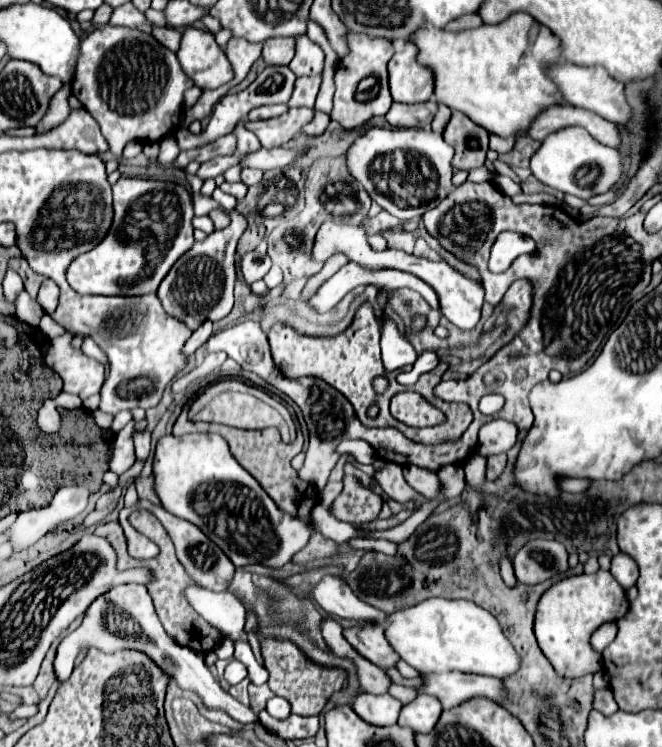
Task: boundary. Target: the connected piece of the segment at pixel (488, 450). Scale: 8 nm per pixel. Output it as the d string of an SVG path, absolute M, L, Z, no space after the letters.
M489 420L479 430L477 452L489 456L493 452L507 452L517 442L517 426L507 420Z

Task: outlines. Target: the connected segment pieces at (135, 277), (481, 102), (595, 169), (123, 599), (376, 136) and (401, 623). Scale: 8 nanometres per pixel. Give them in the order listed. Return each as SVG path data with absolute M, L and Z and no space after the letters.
M119 178L113 184L115 218L109 234L91 252L73 260L67 282L77 294L103 296L141 296L155 292L171 266L193 246L193 206L185 184Z
M513 12L501 24L481 24L479 28L451 32L443 28L419 28L409 38L417 46L417 62L433 72L435 80L435 100L467 114L475 124L481 124L485 130L499 136L521 134L529 128L531 120L549 108L551 104L561 104L563 98L557 92L555 84L545 76L545 66L559 62L559 40L549 32L549 28L535 22L525 12Z
M581 126L561 128L545 136L539 150L531 156L529 168L539 182L559 192L567 192L589 200L595 194L611 190L611 186L621 178L621 154L615 148L603 146L597 140L593 140L589 132L585 132Z
M119 584L113 590L109 590L107 594L99 596L89 606L81 626L75 632L71 632L67 638L63 638L61 644L57 646L55 660L53 660L53 672L55 672L59 682L63 682L71 676L79 648L89 648L89 646L101 648L103 652L115 652L117 648L141 650L149 658L153 658L155 664L159 668L163 668L171 678L175 678L181 688L195 690L203 698L207 708L223 710L241 724L261 724L249 706L239 704L235 698L231 698L219 686L219 682L211 676L209 668L205 666L205 656L201 652L195 652L193 648L187 648L187 646L179 646L163 630L163 626L155 614L155 608L153 608L153 600L151 600L151 596L143 584Z
M367 128L347 150L347 170L357 180L373 202L377 202L383 210L397 216L399 220L421 218L427 210L435 208L453 188L451 176L451 158L453 148L445 144L443 136L433 130L415 130L415 128Z
M427 598L411 608L389 614L385 638L401 660L421 674L459 670L483 676L505 678L519 668L519 656L505 640L497 620L467 600Z

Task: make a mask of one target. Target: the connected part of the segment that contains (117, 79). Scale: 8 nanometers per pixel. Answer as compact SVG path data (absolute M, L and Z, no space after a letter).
M97 26L83 42L73 76L73 94L97 120L111 152L119 158L131 140L155 142L179 128L183 92L193 86L177 56L153 36L119 26Z

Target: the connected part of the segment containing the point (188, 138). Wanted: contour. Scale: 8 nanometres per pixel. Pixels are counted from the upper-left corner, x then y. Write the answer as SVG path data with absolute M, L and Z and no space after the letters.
M267 66L247 90L237 92L237 94L227 94L227 96L223 96L223 98L215 104L213 114L211 114L211 120L209 120L207 128L205 128L201 134L191 134L189 130L179 128L177 134L175 134L175 140L177 140L179 148L181 148L181 150L189 150L189 148L195 148L195 146L213 142L213 140L217 140L219 136L225 136L225 134L233 132L235 126L237 126L241 120L245 120L247 114L249 114L253 108L259 108L259 106L265 106L265 104L287 104L289 98L291 98L291 92L293 92L293 84L295 84L295 76L293 76L293 72L291 72L287 66Z

